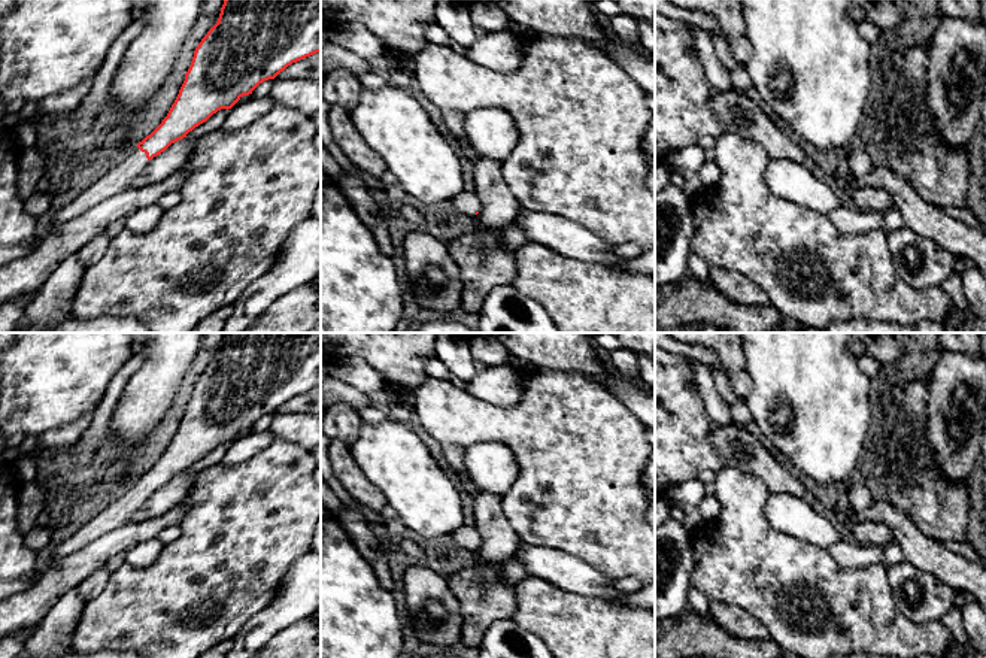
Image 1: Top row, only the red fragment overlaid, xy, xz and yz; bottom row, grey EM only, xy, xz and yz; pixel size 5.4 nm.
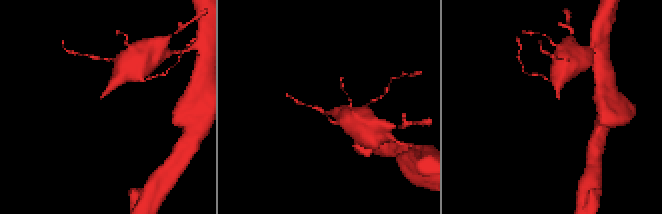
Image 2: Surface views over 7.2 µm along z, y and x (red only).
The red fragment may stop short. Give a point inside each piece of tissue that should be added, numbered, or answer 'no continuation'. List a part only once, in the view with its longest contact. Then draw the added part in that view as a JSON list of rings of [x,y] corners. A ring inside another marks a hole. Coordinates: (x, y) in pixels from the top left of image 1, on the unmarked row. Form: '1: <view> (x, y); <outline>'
1: xy (121, 511); [[[134,480],[118,498],[109,503],[85,525],[79,527],[70,537],[57,545],[48,564],[52,565],[57,560],[79,551],[95,539],[113,531],[125,522],[133,521],[134,512],[146,500],[146,497],[146,488]]]

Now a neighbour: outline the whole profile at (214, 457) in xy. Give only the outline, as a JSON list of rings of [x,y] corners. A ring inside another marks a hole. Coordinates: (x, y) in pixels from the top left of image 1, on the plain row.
[[[227,443],[218,445],[206,457],[200,458],[192,466],[189,466],[186,469],[186,473],[189,473],[192,477],[195,477],[206,467],[210,467],[213,464],[218,464],[221,461],[221,458],[225,455],[227,448],[228,448]]]

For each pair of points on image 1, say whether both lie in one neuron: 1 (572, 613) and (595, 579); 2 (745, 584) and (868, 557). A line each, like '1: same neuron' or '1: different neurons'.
1: different neurons
2: different neurons

